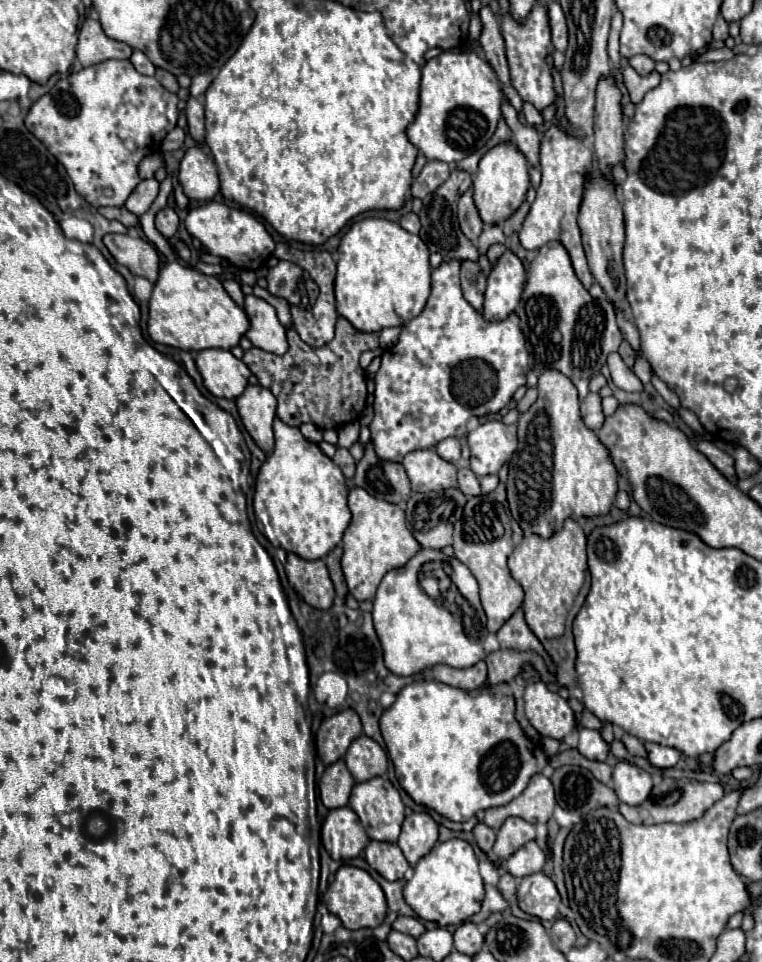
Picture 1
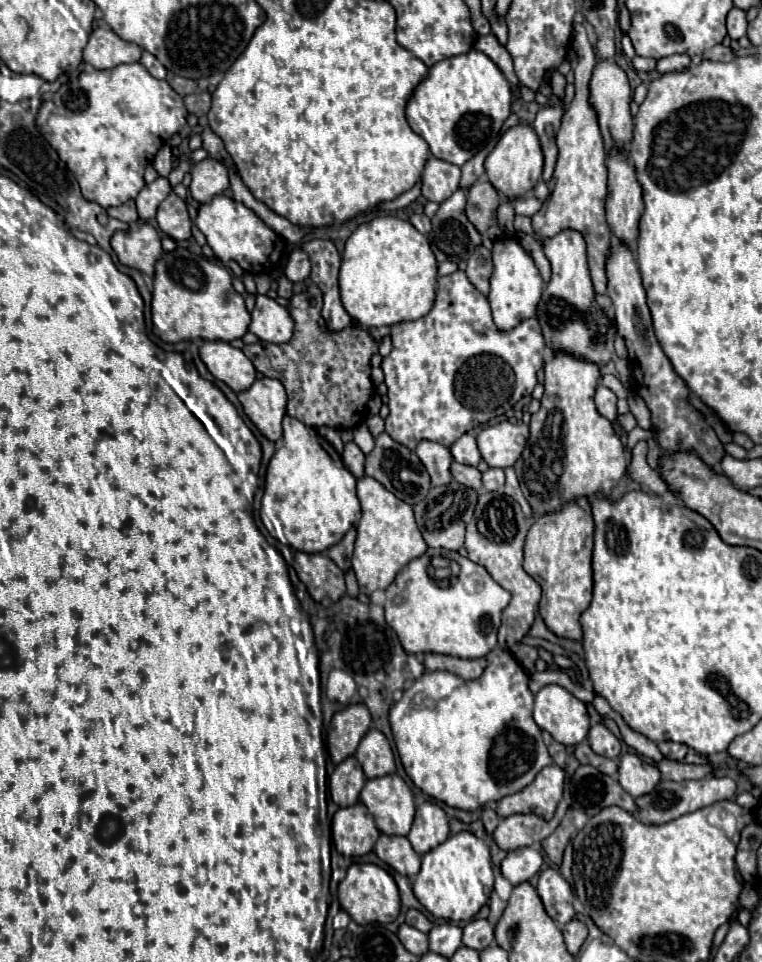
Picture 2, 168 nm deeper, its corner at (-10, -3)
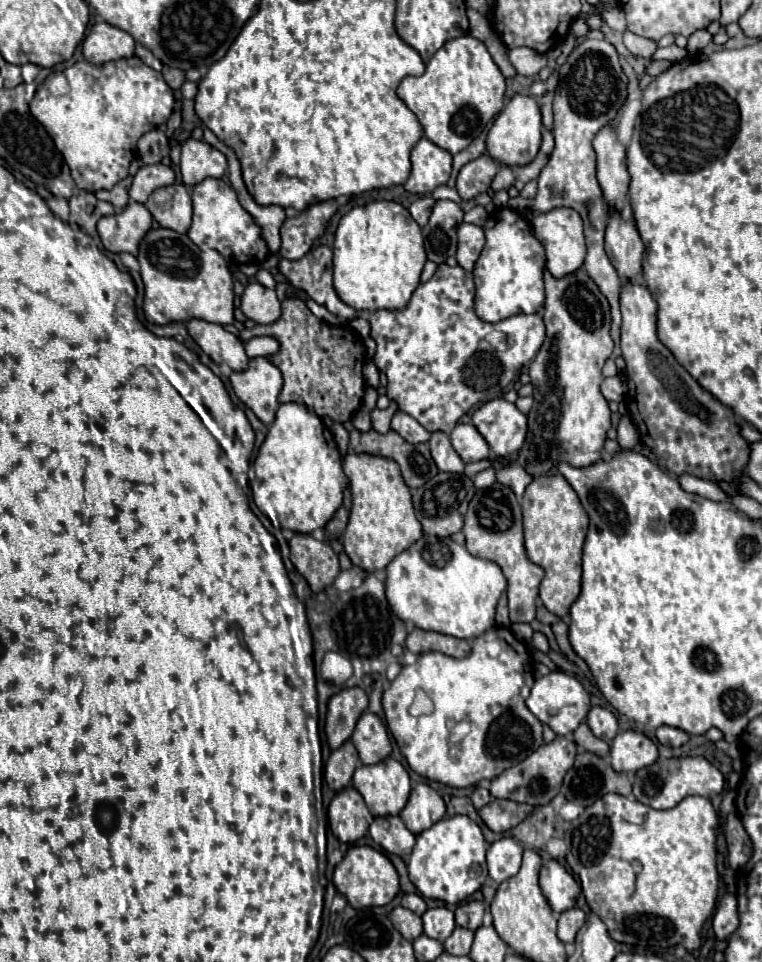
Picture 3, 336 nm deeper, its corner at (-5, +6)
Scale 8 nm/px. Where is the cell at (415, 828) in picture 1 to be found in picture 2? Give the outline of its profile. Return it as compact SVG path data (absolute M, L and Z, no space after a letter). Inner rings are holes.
M423 803L417 813L413 827L407 835L417 855L425 855L431 847L439 847L449 837L449 821L445 811L435 803Z

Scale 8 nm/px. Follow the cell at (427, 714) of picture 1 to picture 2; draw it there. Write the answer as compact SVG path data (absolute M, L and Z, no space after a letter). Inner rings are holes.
M499 647L487 655L487 663L487 669L475 681L463 681L449 671L427 671L409 689L405 689L401 701L397 701L389 711L395 747L409 779L425 795L463 811L475 811L491 801L499 801L515 791L521 791L543 767L553 763L543 743L541 729L531 715L533 695L527 687L527 673L509 651ZM425 699L431 699L433 707L413 707L413 703L421 705Z

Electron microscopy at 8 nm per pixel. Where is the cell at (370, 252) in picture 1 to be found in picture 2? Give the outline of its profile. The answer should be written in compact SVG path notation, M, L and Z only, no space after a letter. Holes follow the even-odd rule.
M377 217L369 225L363 223L345 243L339 287L345 311L361 325L373 329L383 325L395 325L401 321L413 321L427 315L435 303L437 285L437 261L429 247L429 241L409 223L397 217Z

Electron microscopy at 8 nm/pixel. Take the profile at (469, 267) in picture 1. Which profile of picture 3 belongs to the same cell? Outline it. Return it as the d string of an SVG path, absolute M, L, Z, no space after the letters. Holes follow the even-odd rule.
M462 222L462 226L458 226L458 252L456 252L456 260L464 270L472 270L478 254L482 252L484 246L484 234L482 228L476 224L466 224Z

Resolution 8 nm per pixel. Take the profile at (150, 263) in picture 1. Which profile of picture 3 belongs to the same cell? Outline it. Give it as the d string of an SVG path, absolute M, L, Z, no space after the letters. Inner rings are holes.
M130 200L118 214L98 220L98 234L108 252L138 254L138 244L152 226L152 214L144 204Z

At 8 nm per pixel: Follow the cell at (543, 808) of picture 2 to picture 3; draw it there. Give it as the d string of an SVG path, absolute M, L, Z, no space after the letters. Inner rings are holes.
M556 736L550 744L542 744L530 758L524 758L518 766L512 766L510 770L504 770L498 778L490 782L490 794L494 798L506 798L514 802L528 802L532 806L544 806L548 804L562 786L564 774L570 770L576 758L576 746L574 740Z

